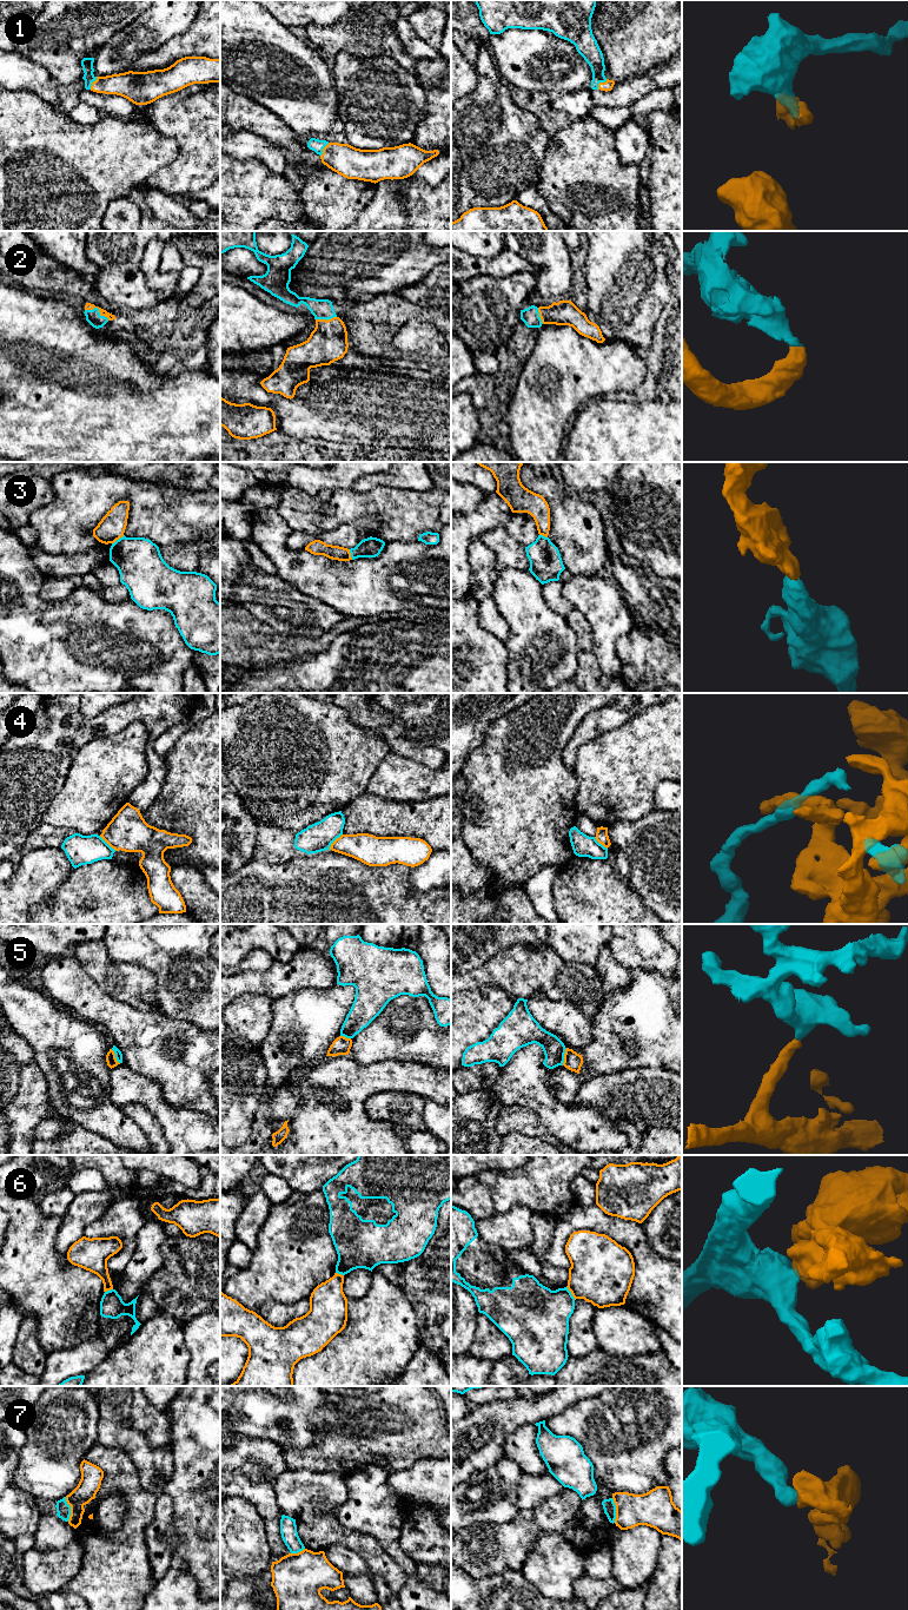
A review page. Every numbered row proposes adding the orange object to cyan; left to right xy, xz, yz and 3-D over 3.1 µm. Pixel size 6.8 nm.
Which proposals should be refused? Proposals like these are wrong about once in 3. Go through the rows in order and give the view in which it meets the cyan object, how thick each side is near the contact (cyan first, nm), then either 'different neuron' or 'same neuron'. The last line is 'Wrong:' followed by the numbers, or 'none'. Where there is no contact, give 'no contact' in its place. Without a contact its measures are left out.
1: yz | 140/70 nm | same neuron
2: xy | 100/50 nm | same neuron
3: xy | 320/180 nm | different neuron
4: xz | 200/200 nm | same neuron
5: yz | 150/120 nm | different neuron
6: yz | 360/420 nm | different neuron
7: xy | 100/140 nm | different neuron
Wrong: 3, 5, 6, 7

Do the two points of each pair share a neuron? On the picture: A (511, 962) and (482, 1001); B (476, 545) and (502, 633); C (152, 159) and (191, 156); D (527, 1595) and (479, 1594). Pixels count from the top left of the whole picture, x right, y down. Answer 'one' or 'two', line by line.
A: two
B: one
C: two
D: one

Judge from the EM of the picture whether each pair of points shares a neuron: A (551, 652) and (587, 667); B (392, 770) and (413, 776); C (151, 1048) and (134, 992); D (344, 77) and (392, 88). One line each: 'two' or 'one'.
A: two
B: one
C: two
D: one

